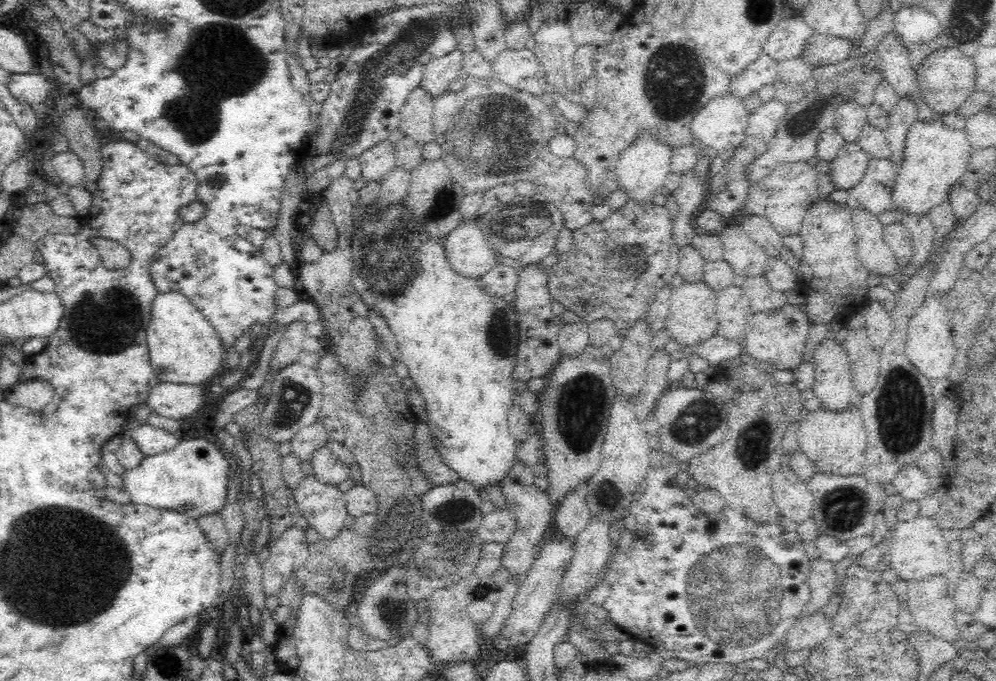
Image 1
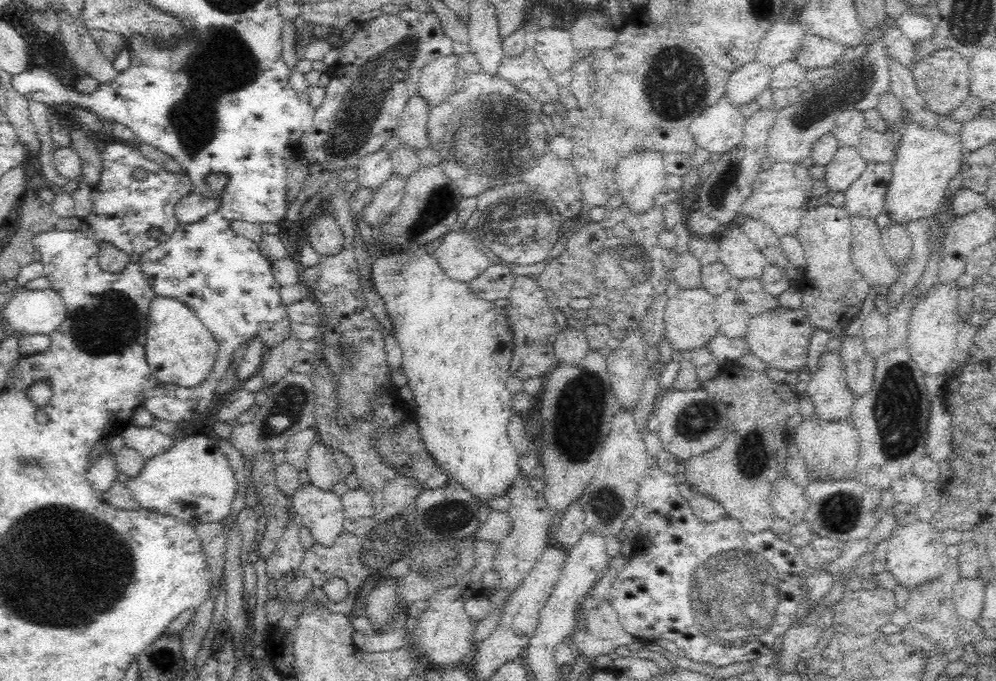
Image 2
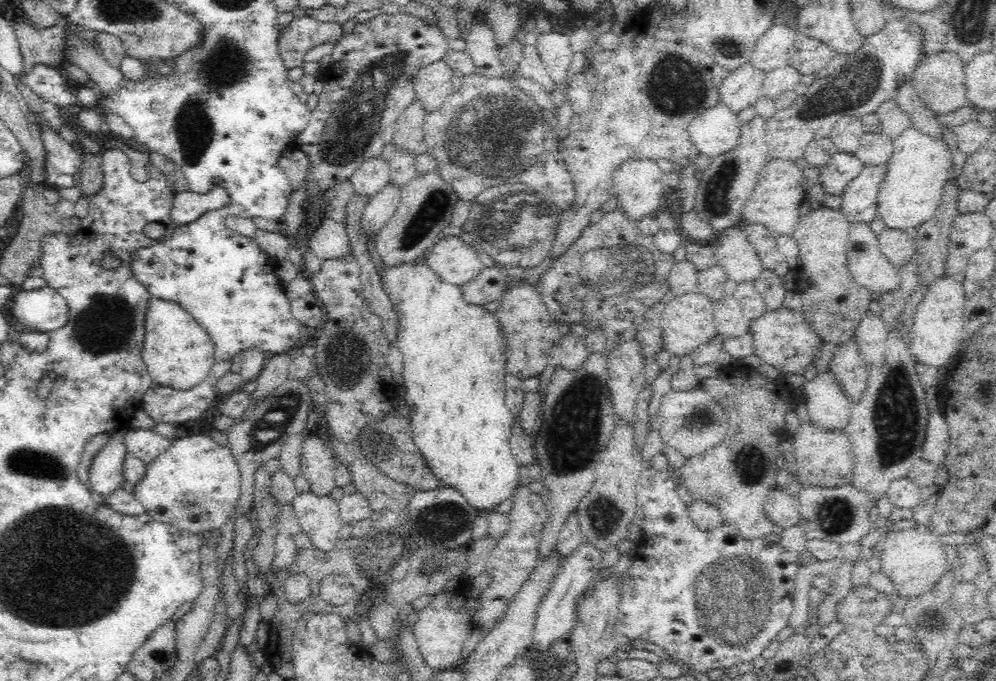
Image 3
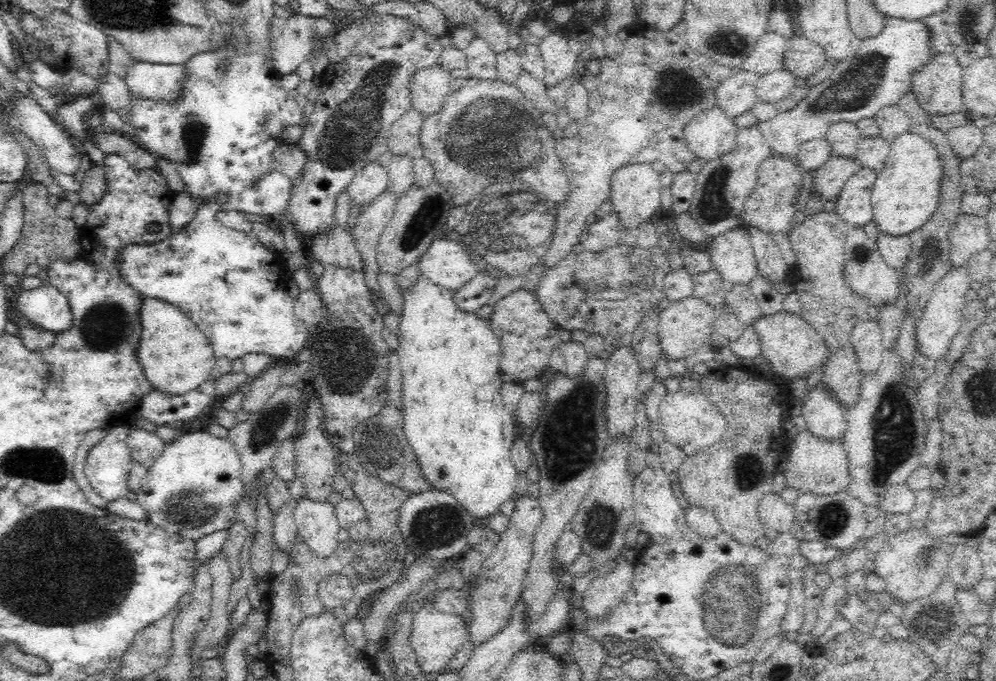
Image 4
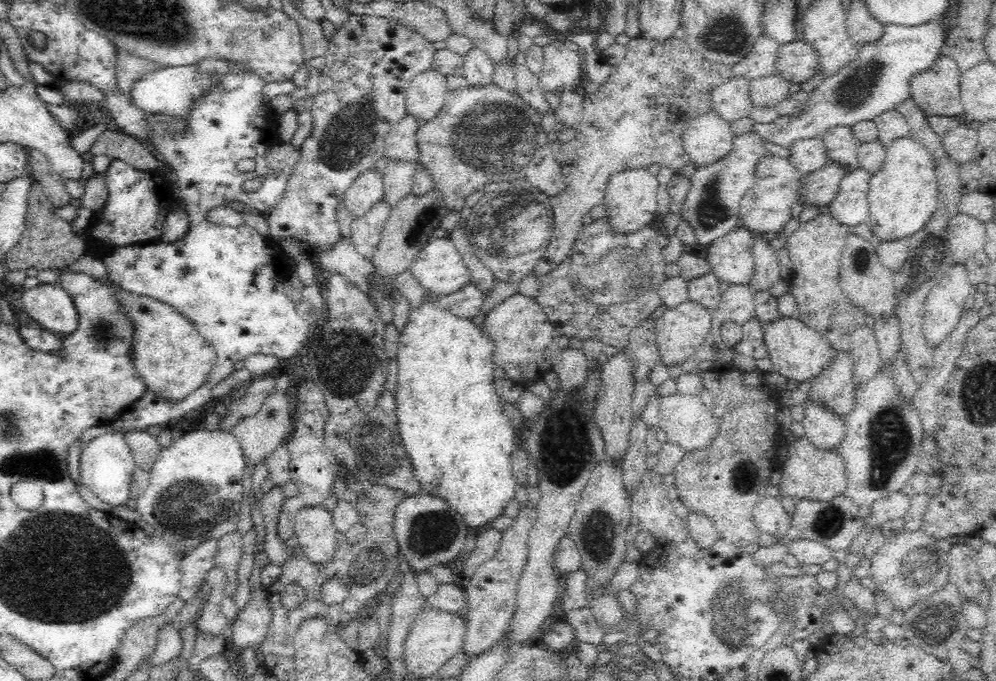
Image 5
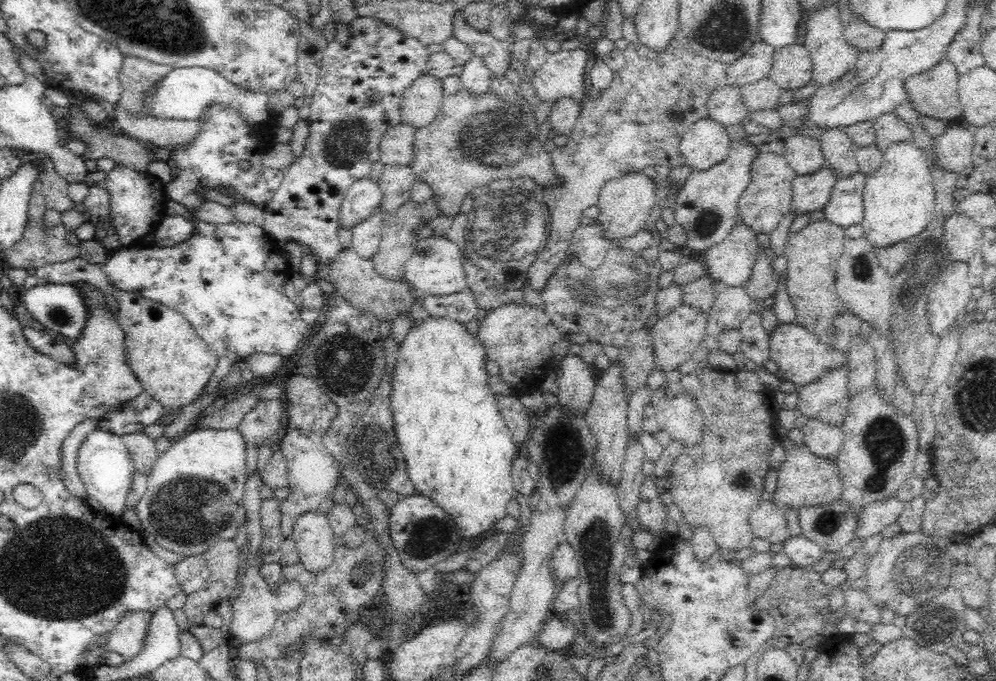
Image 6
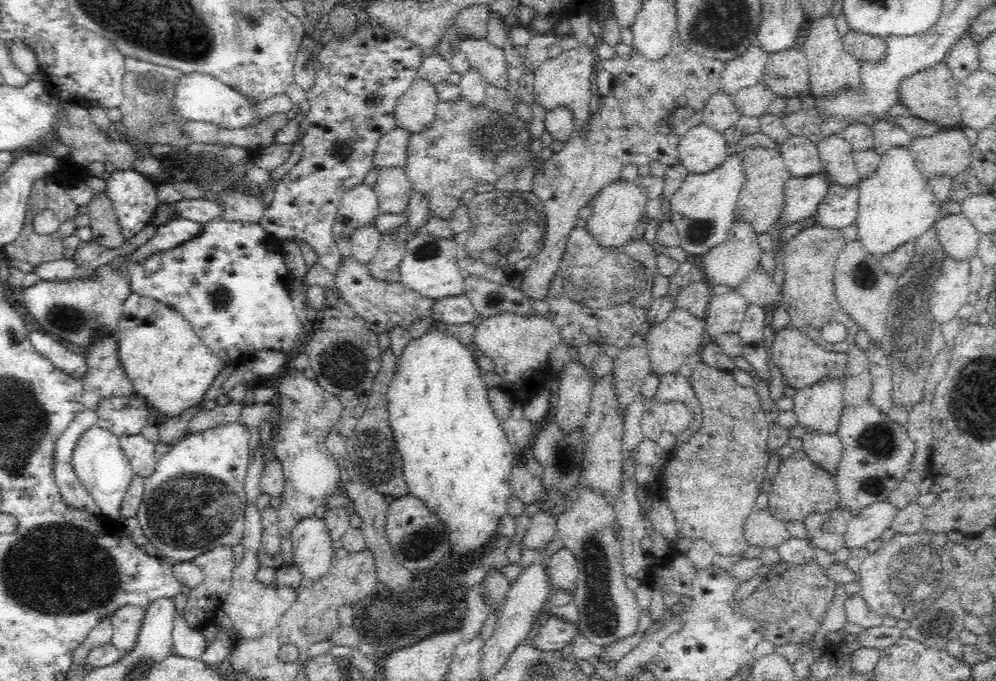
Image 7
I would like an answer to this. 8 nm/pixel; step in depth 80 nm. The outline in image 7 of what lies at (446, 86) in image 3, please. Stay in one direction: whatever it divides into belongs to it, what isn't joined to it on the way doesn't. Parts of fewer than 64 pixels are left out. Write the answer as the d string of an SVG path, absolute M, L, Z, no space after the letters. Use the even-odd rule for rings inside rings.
M416 77L410 88L398 97L395 108L397 126L416 133L432 124L436 105L440 102L435 86L425 78Z

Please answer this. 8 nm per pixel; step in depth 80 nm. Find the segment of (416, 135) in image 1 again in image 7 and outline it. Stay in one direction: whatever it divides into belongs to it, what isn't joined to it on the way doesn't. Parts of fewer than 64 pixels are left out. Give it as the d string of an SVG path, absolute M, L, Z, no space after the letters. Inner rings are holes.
M397 126L381 136L374 158L374 167L405 167L408 162L408 143L412 132Z

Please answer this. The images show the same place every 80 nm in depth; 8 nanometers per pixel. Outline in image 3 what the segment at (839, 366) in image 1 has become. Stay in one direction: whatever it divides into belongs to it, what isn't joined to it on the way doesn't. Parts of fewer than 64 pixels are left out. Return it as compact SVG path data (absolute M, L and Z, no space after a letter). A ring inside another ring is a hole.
M827 366L824 372L818 373L812 380L806 380L803 389L803 394L806 396L804 405L808 409L810 421L830 431L842 431L846 428L850 420L853 400L842 390L839 380L835 377L835 372Z

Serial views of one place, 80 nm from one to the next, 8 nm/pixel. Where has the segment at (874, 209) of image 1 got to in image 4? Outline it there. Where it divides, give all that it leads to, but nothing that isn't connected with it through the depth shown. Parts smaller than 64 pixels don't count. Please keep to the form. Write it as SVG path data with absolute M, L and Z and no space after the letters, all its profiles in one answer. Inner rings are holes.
M863 167L844 184L842 193L836 199L836 214L850 226L864 227L874 218L872 188L878 180L878 172Z

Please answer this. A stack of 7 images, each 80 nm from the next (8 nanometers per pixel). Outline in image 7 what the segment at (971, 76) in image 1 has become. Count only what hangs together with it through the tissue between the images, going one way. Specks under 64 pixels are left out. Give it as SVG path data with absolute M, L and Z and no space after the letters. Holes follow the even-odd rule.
M945 61L906 77L900 83L898 92L900 102L912 115L943 128L953 128L961 124L961 108L957 103L957 80Z

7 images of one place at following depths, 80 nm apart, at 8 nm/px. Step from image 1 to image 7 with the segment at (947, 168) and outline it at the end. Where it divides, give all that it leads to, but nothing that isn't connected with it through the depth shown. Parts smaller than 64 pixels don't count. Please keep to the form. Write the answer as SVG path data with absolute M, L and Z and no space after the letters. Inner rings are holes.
M894 146L881 154L876 173L860 182L858 198L858 239L866 252L878 257L886 254L909 240L925 234L941 217L935 195L916 163L916 154L909 147Z

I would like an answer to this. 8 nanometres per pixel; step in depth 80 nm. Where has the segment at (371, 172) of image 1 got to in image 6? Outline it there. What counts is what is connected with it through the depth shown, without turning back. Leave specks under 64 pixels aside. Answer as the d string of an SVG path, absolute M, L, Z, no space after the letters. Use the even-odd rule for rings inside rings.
M368 176L354 182L340 208L340 225L351 230L356 224L362 223L382 206L383 196L379 179L372 180Z

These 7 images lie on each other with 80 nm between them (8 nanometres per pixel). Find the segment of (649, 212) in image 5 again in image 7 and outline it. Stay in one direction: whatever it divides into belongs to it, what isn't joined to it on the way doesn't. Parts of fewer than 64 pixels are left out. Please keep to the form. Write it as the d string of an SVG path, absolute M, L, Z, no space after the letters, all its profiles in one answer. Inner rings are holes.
M620 179L606 185L599 192L598 196L593 200L594 209L592 215L587 219L586 227L590 229L590 233L594 239L602 246L618 246L624 244L633 238L633 233L638 228L640 222L644 220L647 202L650 197L642 191L640 180L628 182Z

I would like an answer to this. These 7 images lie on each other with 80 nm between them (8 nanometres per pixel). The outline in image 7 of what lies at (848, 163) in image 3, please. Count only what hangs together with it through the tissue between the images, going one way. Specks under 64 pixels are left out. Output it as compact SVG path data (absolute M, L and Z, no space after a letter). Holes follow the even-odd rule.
M824 170L808 177L791 176L786 182L786 190L784 190L786 203L778 225L788 227L815 215L819 203L826 198L830 186L830 177Z

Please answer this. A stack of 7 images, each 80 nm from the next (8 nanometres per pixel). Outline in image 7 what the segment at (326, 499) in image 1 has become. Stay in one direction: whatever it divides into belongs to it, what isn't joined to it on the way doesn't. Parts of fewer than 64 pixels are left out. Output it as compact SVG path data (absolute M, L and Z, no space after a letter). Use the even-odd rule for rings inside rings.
M306 516L292 529L293 559L306 579L318 580L330 570L334 541L323 518Z

